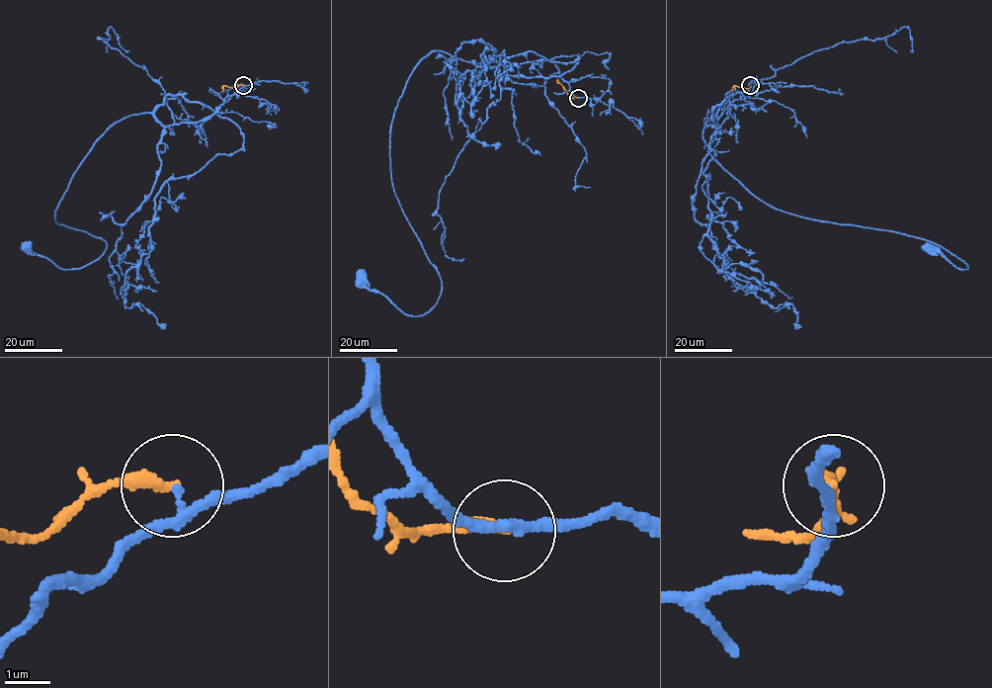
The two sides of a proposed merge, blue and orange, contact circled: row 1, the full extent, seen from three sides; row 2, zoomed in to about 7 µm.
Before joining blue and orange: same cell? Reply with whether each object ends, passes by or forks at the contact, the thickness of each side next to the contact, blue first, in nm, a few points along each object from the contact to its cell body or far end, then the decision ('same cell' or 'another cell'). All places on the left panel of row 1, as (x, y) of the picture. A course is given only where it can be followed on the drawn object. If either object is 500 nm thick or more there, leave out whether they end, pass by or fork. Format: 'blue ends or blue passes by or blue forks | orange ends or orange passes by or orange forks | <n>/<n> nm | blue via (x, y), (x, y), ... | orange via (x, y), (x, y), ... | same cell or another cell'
blue passes by | orange ends | 170/280 nm | blue via (243, 85), (201, 121), (142, 113), (98, 139), (55, 213), (106, 243), (93, 262), (63, 270), (27, 246) | orange via (243, 85), (234, 88), (223, 86), (222, 91) | another cell

